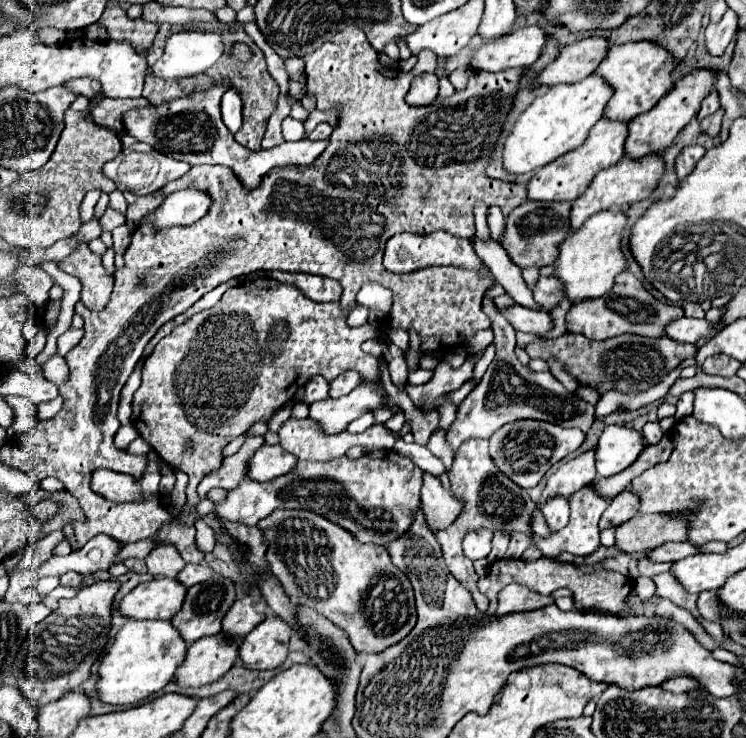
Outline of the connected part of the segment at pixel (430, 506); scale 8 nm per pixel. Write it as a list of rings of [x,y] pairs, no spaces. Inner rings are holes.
[[[423,474],[421,504],[427,516],[427,524],[433,532],[447,528],[461,512],[461,502],[441,486],[439,478],[431,474]]]

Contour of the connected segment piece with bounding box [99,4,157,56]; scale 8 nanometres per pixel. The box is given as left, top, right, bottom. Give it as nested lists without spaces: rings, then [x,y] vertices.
[[[109,4],[105,8],[103,16],[99,18],[99,24],[107,30],[107,36],[111,40],[129,42],[143,56],[149,54],[149,48],[151,48],[155,34],[157,34],[157,24],[143,22],[141,18],[131,20],[127,16],[127,12],[117,4]]]

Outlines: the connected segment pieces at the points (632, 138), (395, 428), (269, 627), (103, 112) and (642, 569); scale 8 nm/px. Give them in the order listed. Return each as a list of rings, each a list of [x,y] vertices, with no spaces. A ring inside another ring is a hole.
[[[697,68],[691,74],[683,76],[673,86],[669,96],[665,96],[665,100],[657,102],[657,106],[653,106],[649,112],[635,116],[629,124],[629,140],[625,142],[625,154],[631,158],[641,158],[641,156],[647,156],[653,152],[663,152],[665,148],[669,148],[673,144],[675,136],[699,112],[701,102],[711,94],[713,82],[717,80],[717,76],[719,76],[719,72],[715,72],[713,68]]]
[[[394,406],[392,417],[384,424],[391,432],[396,433],[400,431],[405,420],[401,420],[401,409],[398,406]]]
[[[271,616],[243,638],[239,646],[239,658],[247,668],[277,668],[289,654],[289,638],[289,624],[279,616]]]
[[[143,96],[133,98],[133,100],[113,100],[113,98],[103,98],[97,104],[97,122],[105,124],[107,128],[113,128],[117,132],[123,130],[123,112],[135,110],[135,108],[143,108],[143,106],[151,106],[151,102]]]
[[[641,558],[638,562],[637,568],[640,576],[651,578],[654,575],[669,572],[673,566],[673,562],[670,563],[655,563],[647,558]]]

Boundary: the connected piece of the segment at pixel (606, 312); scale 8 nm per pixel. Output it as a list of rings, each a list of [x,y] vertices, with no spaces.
[[[621,272],[621,276],[617,276],[611,292],[607,292],[601,298],[583,300],[581,304],[575,304],[569,310],[567,328],[571,332],[585,334],[591,340],[605,340],[605,338],[613,338],[617,334],[627,334],[627,332],[651,336],[651,338],[661,338],[665,332],[665,326],[673,320],[679,320],[679,318],[683,318],[681,306],[659,302],[653,294],[649,294],[645,290],[645,286],[635,278],[635,274]]]

